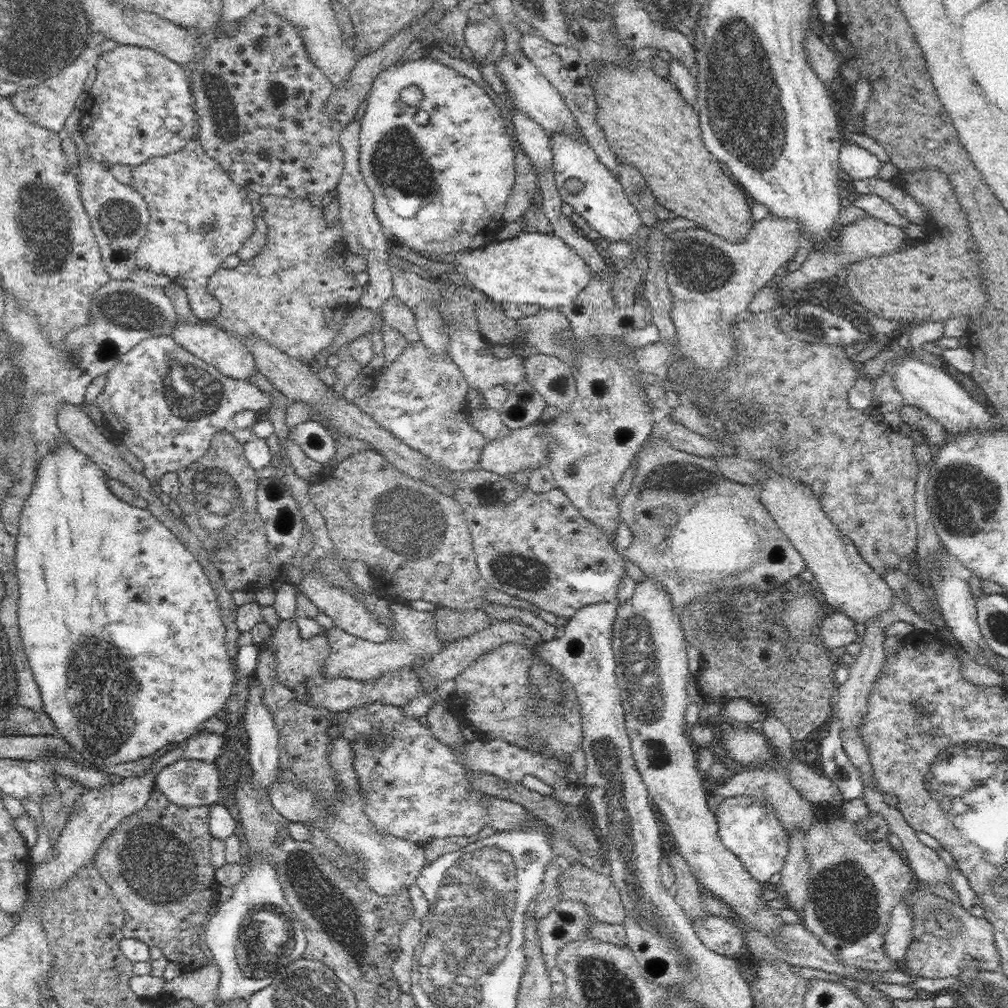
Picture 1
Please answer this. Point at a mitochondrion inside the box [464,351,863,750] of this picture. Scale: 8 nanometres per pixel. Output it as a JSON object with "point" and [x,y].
{"point":[727,636]}

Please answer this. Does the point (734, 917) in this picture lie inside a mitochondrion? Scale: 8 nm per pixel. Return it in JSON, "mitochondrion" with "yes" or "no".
{"mitochondrion":"no"}

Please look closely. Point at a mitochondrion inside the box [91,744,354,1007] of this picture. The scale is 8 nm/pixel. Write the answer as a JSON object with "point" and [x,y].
{"point":[156,865]}

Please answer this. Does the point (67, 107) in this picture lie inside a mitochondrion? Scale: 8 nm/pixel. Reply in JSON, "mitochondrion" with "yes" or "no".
{"mitochondrion":"no"}

